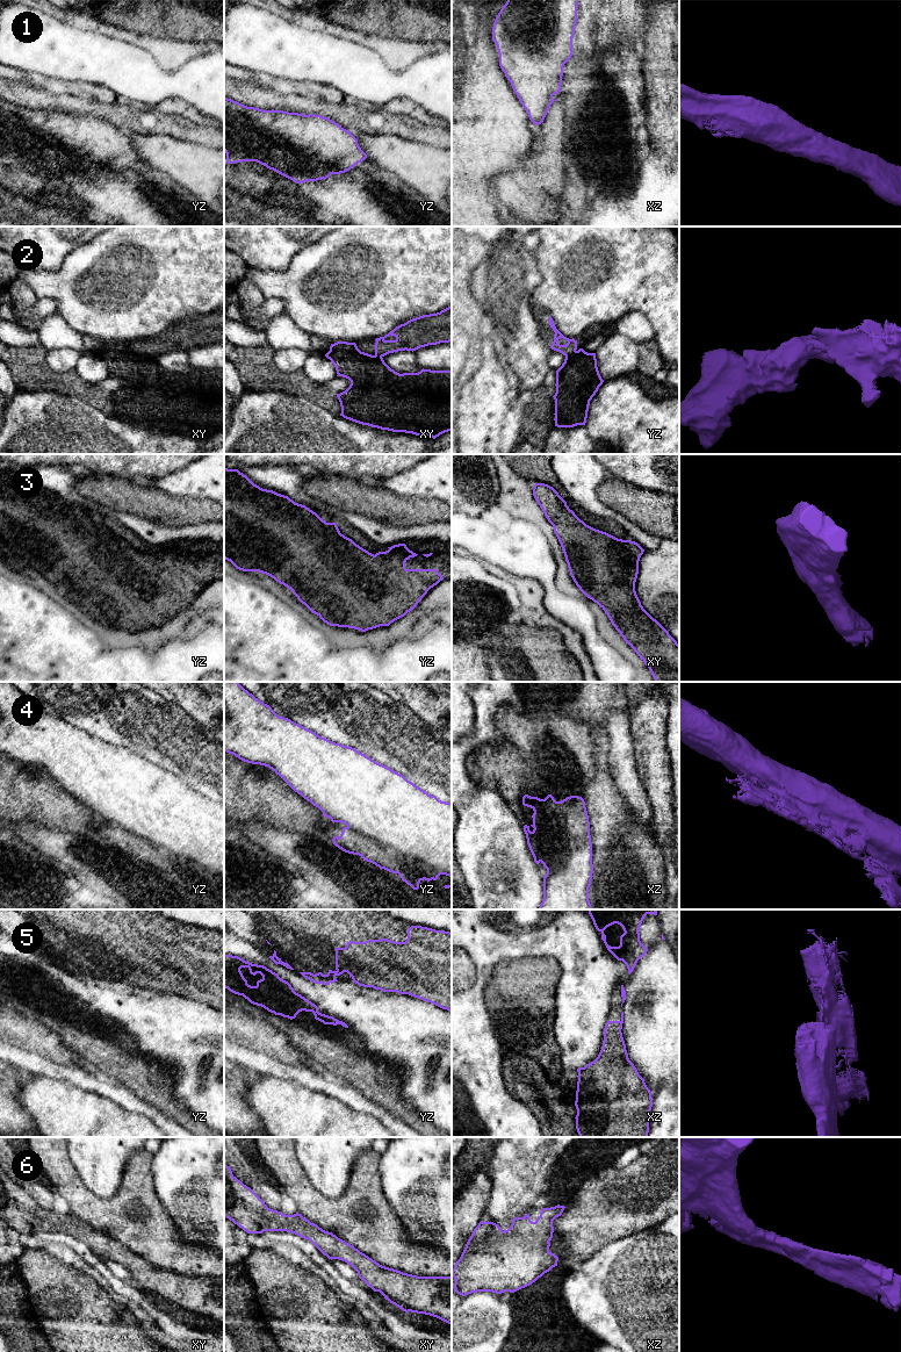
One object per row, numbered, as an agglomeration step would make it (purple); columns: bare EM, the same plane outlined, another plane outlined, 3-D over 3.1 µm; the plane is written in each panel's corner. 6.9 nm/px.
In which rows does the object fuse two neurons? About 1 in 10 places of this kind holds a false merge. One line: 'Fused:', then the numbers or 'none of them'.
Fused: 4, 5

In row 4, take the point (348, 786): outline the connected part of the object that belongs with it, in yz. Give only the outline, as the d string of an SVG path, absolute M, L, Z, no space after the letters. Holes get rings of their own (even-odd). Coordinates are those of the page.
M224 682L224 750L244 762L268 767L330 819L452 877L452 803L428 794L403 775L356 749L330 741L288 718L277 715L269 705L257 699L238 682Z

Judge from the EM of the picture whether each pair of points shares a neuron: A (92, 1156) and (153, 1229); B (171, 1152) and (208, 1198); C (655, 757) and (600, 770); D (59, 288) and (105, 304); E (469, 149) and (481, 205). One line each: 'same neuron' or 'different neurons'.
A: different neurons
B: same neuron
C: different neurons
D: same neuron
E: same neuron

